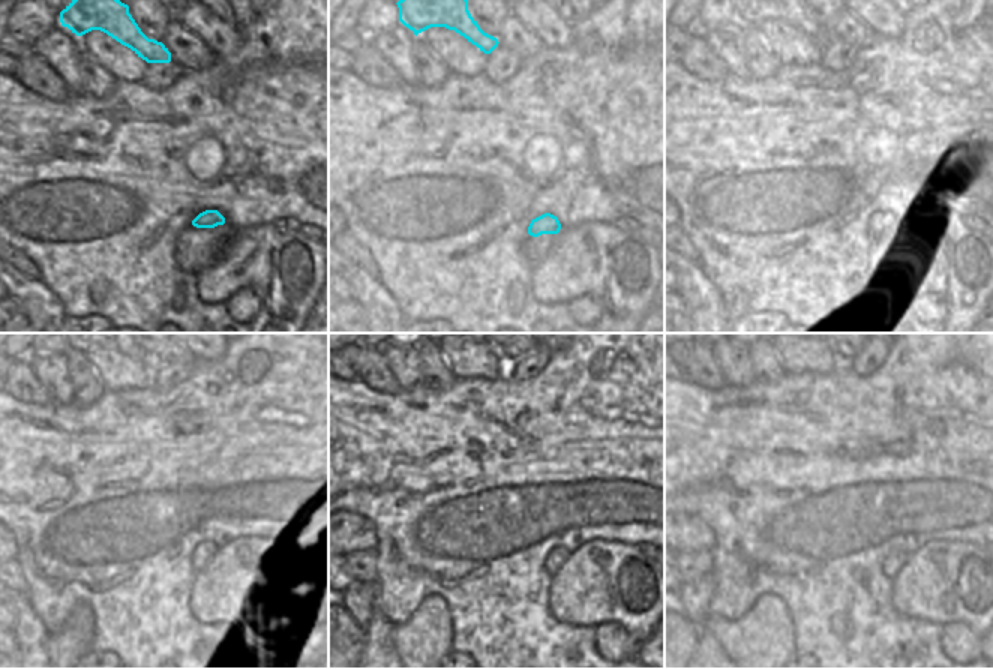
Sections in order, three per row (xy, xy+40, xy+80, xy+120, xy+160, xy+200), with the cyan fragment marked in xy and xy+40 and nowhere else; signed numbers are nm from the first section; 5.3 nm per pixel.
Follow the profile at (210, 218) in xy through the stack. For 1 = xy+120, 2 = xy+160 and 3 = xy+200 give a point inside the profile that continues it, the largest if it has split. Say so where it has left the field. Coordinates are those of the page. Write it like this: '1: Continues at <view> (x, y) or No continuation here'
1: Continues at xy+120 (206, 554)
2: Continues at xy+160 (555, 560)
3: Continues at xy+200 (891, 566)

